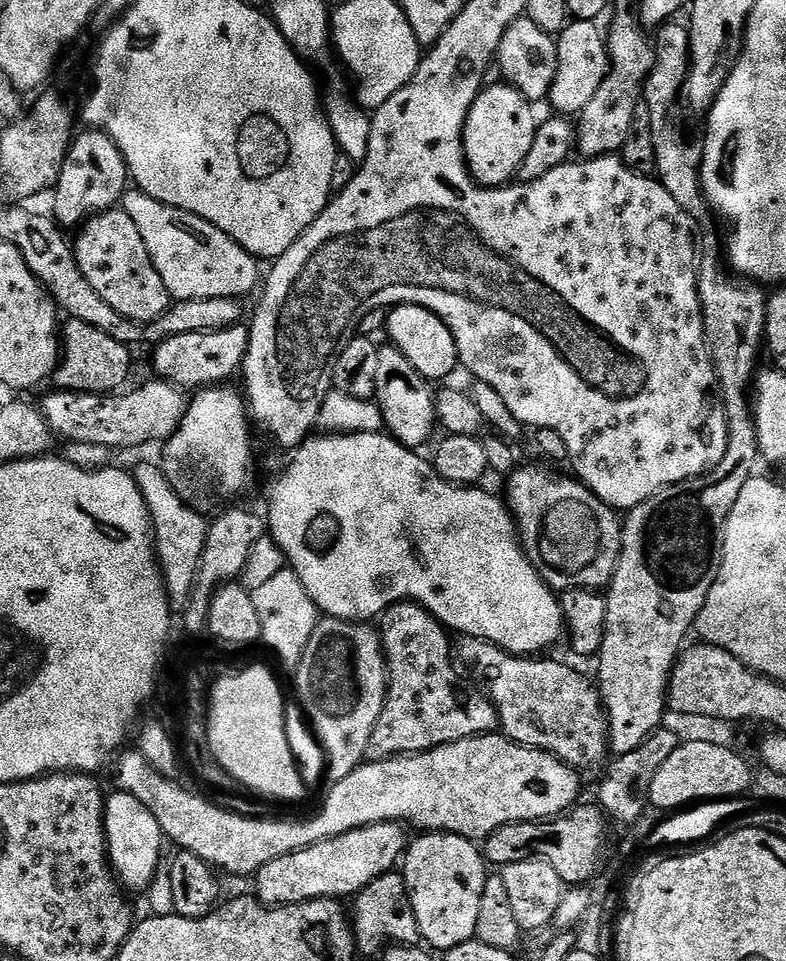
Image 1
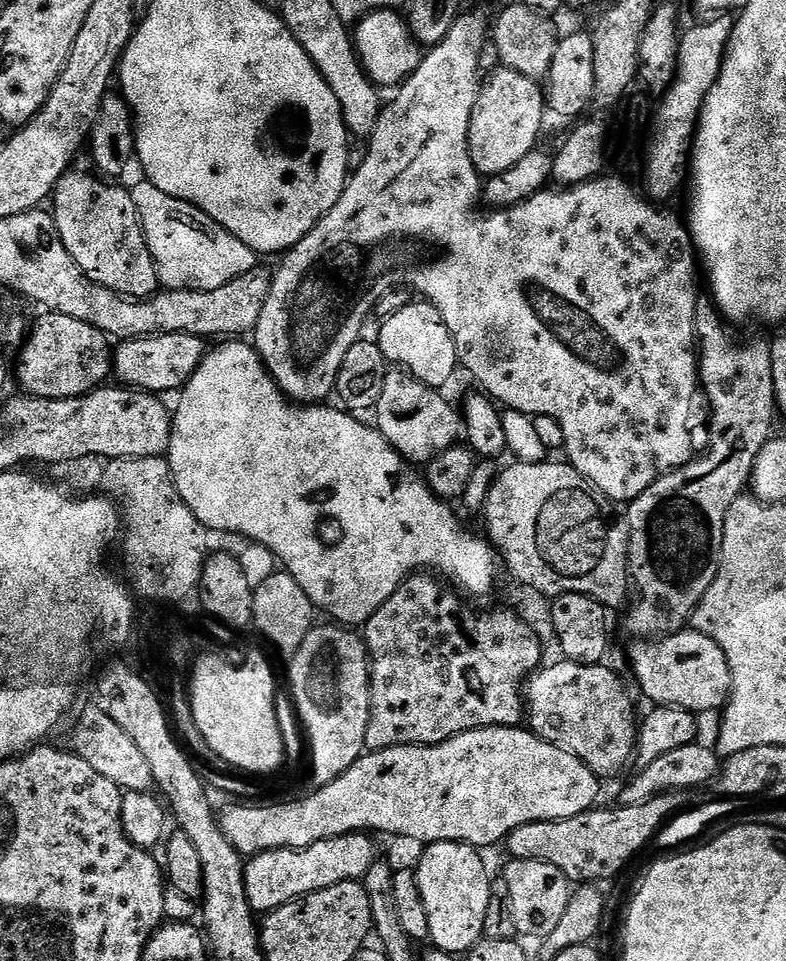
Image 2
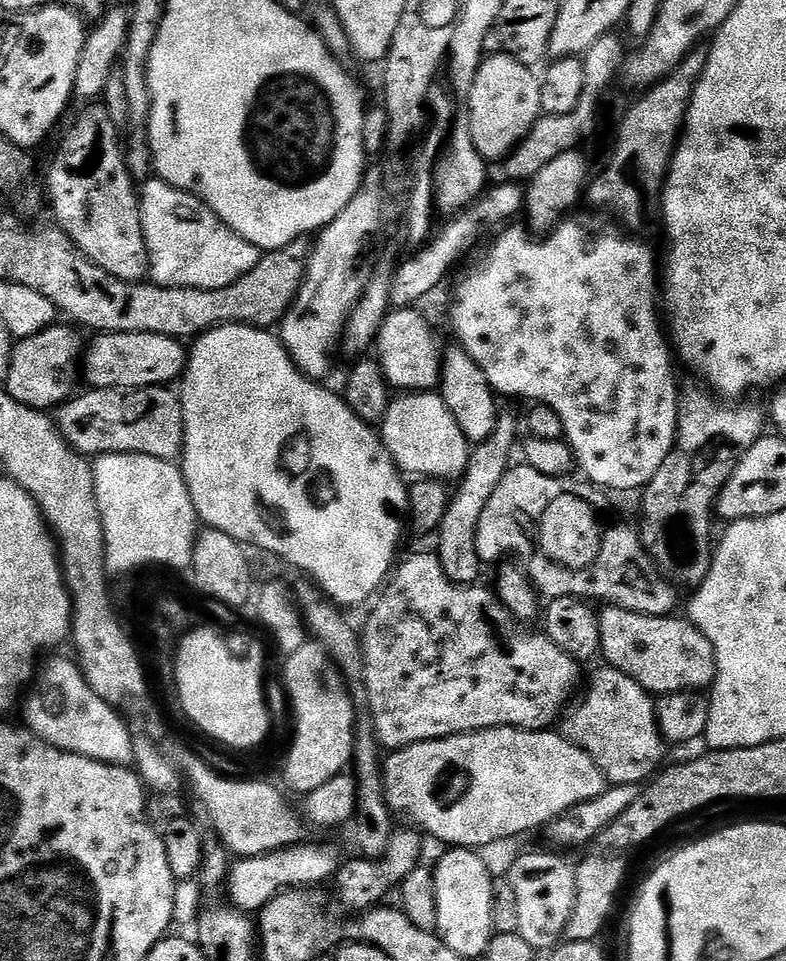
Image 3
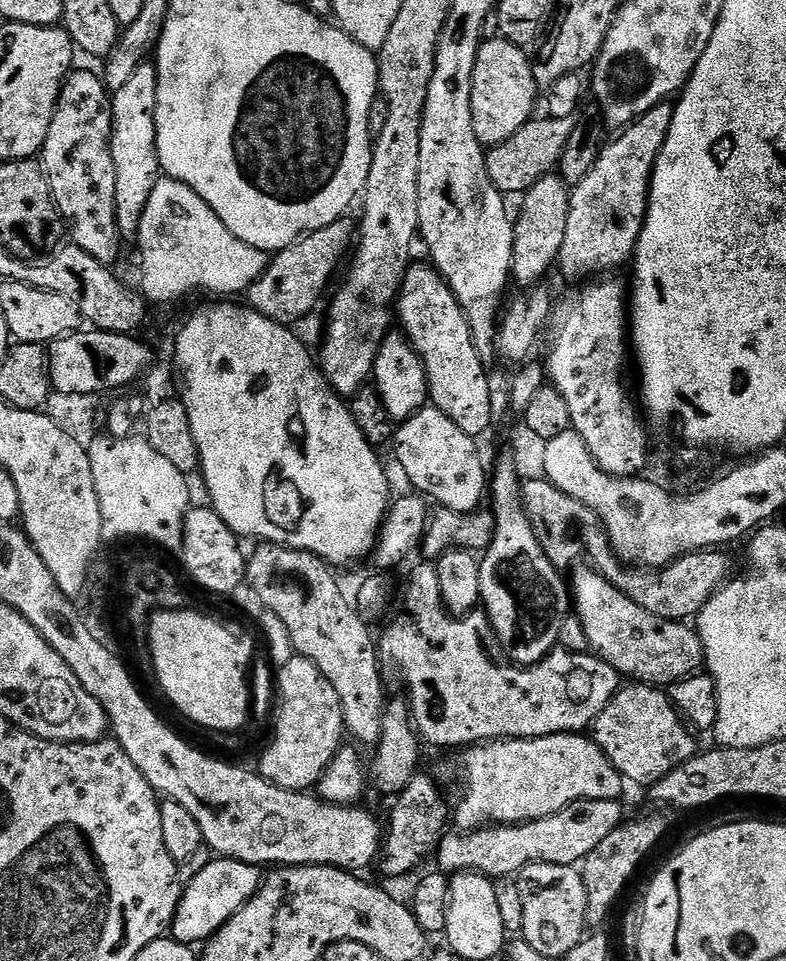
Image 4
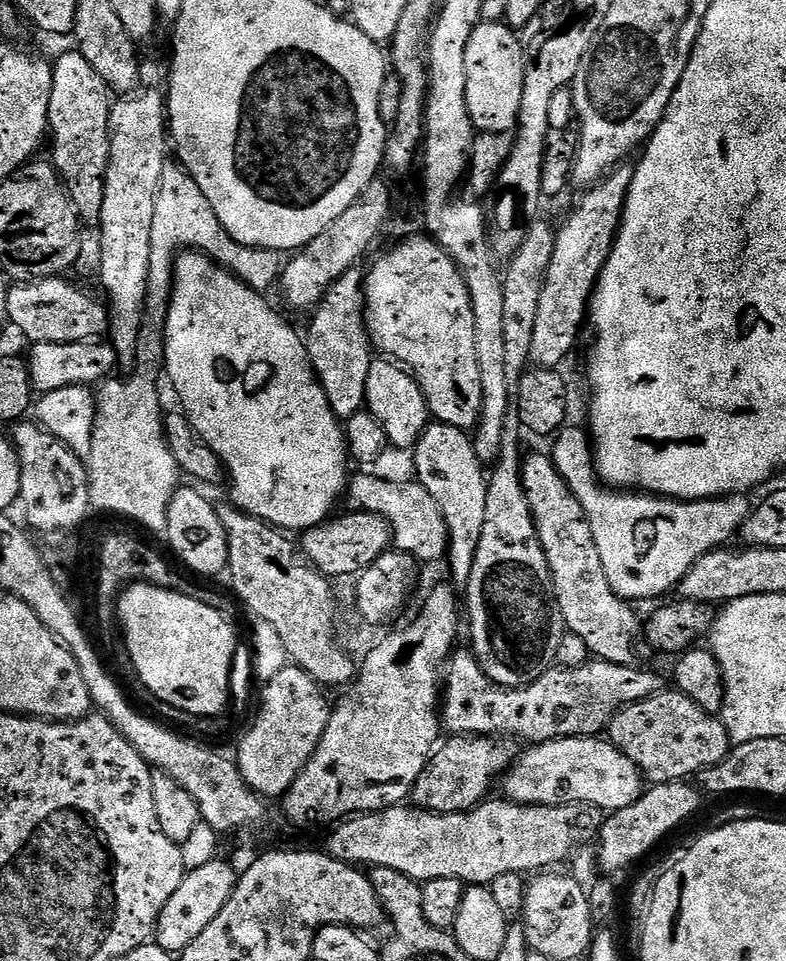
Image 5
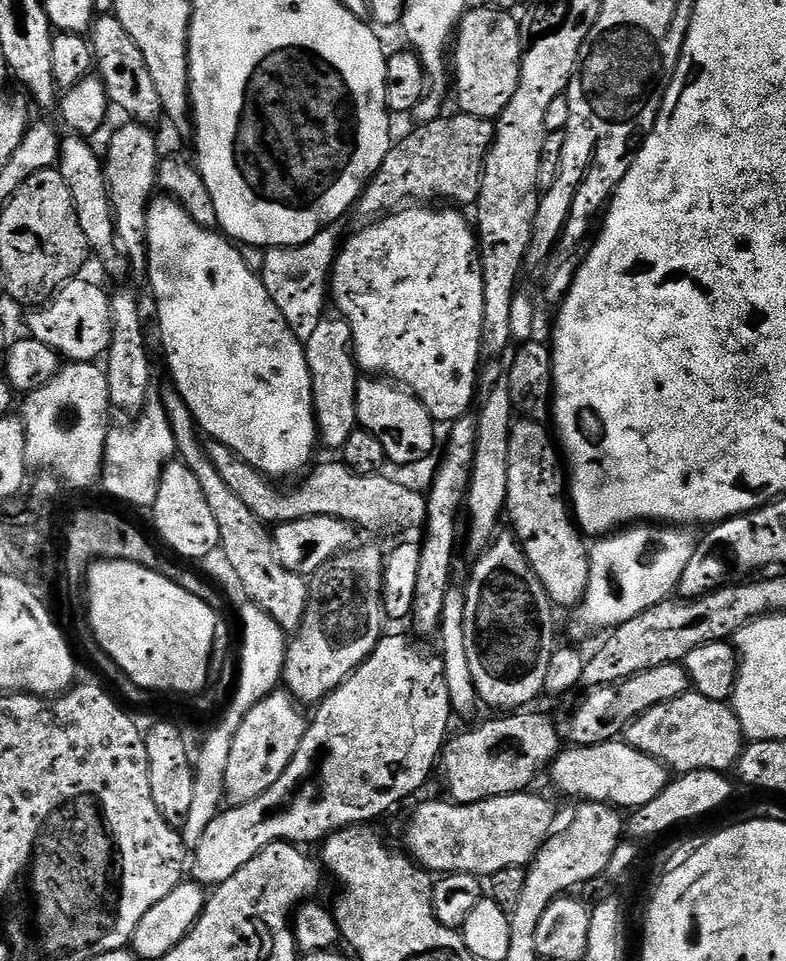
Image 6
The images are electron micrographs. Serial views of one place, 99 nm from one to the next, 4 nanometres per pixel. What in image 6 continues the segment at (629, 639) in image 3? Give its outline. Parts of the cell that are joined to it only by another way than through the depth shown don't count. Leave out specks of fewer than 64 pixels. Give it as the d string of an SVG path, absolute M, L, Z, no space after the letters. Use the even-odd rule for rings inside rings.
M520 418L510 430L510 463L506 486L507 519L520 541L532 569L557 609L575 609L588 592L591 576L590 548L571 511L566 495L562 452L547 423ZM548 427L548 428L547 428ZM549 432L549 433L548 433Z

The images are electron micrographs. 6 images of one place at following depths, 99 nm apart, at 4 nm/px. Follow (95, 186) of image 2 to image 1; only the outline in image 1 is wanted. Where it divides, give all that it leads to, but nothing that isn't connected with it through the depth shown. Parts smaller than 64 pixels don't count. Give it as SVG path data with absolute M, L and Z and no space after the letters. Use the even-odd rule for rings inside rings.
M122 210L101 212L99 216L84 221L75 236L76 264L86 282L98 290L106 306L114 306L118 314L139 324L149 324L168 311L170 297L166 282L162 282L162 274L154 270L150 250L146 250L146 242L142 242L142 233L138 226L134 226L134 218L130 218L130 214Z

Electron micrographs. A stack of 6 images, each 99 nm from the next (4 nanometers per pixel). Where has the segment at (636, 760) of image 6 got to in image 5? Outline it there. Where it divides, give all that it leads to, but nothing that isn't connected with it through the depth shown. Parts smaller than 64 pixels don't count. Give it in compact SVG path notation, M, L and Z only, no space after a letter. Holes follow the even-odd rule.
M567 736L565 740L547 740L544 744L529 747L523 751L516 763L503 777L503 795L515 804L534 806L558 806L559 804L589 804L604 809L611 814L630 806L645 791L646 781L640 775L640 768L622 754L611 742L604 738L590 736Z

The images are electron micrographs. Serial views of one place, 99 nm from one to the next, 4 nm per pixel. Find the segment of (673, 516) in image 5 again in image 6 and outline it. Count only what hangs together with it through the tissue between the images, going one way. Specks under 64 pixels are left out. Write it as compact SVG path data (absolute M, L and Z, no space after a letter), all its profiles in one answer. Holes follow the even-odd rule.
M640 522L597 539L590 548L591 576L588 579L588 592L575 609L573 634L588 636L591 632L603 633L605 630L617 628L669 599L679 589L682 570L686 570L698 547L698 540L688 532L691 531L684 526L657 526L652 522Z

